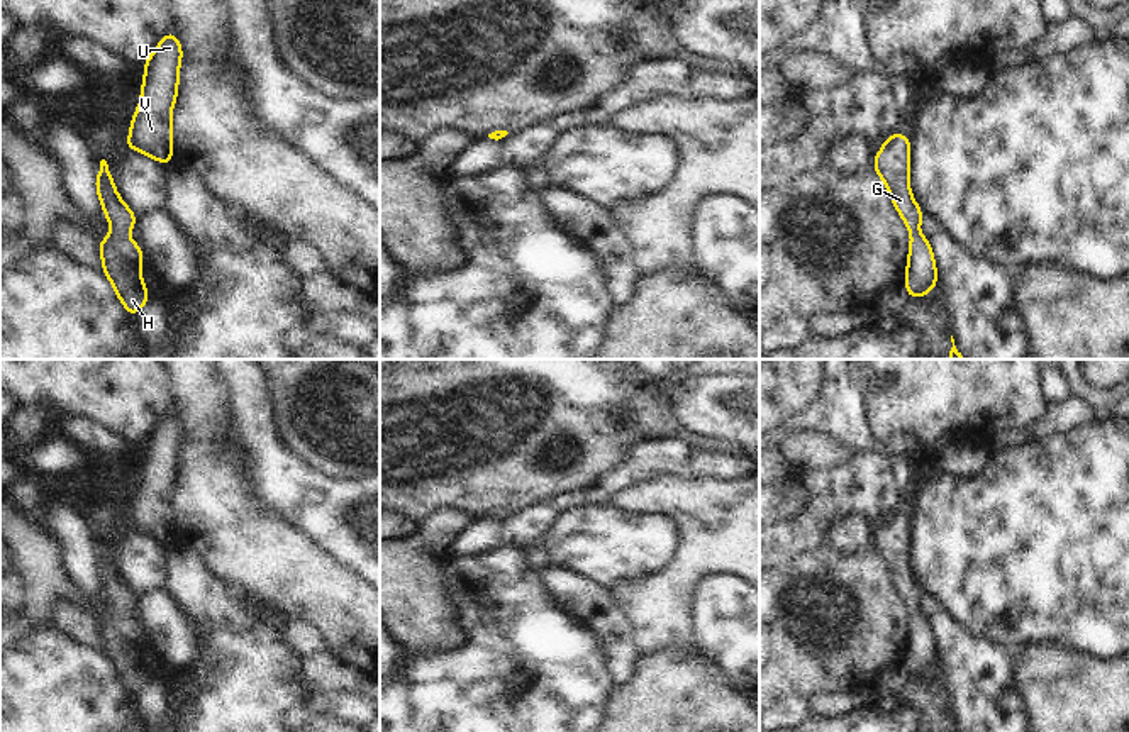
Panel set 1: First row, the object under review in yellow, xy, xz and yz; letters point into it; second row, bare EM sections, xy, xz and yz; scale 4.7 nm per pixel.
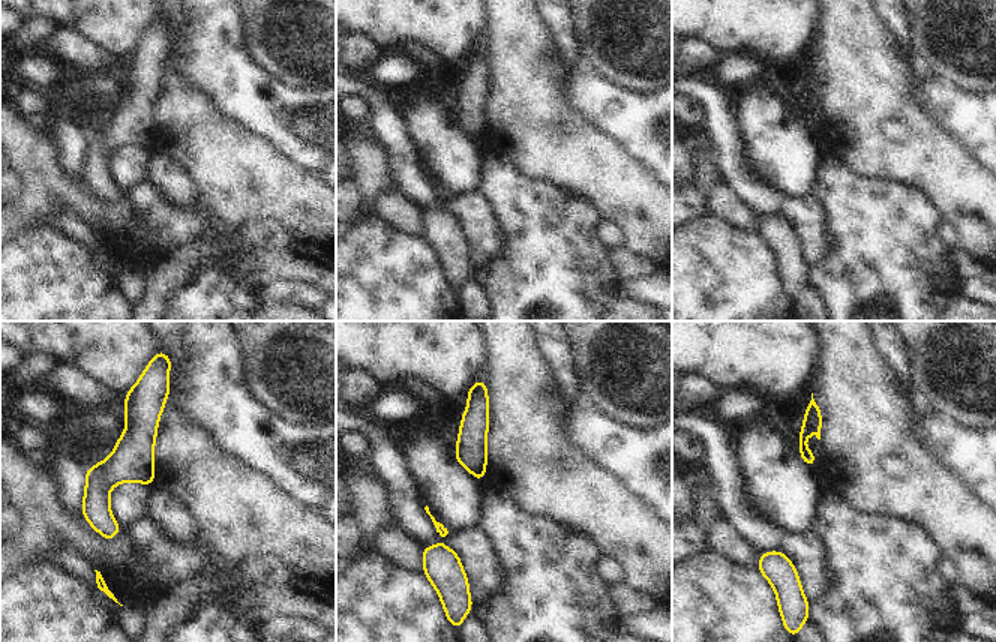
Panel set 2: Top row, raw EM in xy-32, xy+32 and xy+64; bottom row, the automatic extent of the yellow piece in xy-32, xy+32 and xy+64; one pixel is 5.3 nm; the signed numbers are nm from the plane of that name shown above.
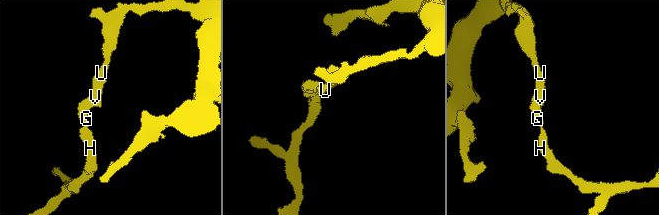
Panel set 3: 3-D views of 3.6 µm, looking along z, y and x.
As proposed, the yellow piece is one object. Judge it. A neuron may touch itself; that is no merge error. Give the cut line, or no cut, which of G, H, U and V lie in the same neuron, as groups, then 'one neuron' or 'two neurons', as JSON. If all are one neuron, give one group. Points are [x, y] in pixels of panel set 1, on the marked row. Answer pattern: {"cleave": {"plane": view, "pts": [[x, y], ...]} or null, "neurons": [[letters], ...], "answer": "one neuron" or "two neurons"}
{"cleave": null, "neurons": [["G", "H", "U", "V"]], "answer": "one neuron"}

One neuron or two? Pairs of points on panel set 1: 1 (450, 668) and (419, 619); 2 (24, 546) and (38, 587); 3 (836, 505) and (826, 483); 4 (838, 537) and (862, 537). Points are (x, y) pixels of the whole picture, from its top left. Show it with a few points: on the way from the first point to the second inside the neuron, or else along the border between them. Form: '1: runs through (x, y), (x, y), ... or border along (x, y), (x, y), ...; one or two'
1: border along (458, 614), (463, 641), (456, 648), (407, 654); two
2: runs through (34, 556), (38, 560), (38, 576); one
3: runs through (833, 500), (828, 488); one
4: runs through (843, 537), (856, 537); one

